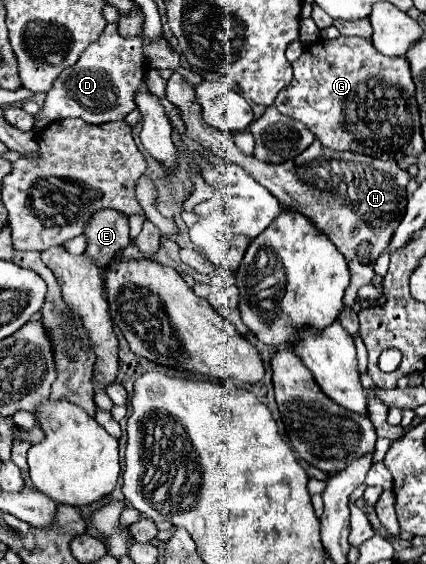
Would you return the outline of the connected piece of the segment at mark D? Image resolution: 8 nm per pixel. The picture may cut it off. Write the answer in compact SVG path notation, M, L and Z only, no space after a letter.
M110 23L106 25L98 41L88 45L82 51L80 59L72 67L64 69L64 73L60 73L60 77L48 91L44 109L38 113L36 119L46 117L50 121L60 121L66 117L80 117L90 125L122 121L130 111L136 109L134 93L140 87L146 69L148 67L144 67L142 41L138 37L122 37L116 23Z

